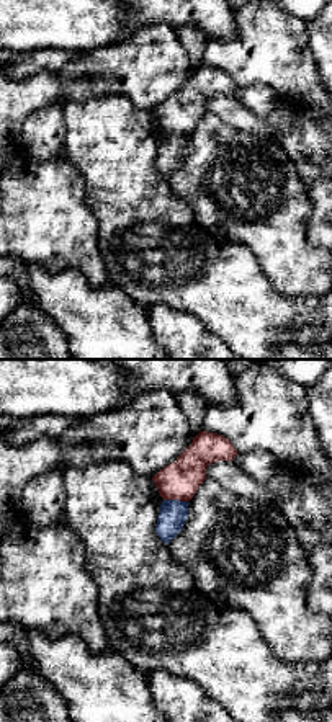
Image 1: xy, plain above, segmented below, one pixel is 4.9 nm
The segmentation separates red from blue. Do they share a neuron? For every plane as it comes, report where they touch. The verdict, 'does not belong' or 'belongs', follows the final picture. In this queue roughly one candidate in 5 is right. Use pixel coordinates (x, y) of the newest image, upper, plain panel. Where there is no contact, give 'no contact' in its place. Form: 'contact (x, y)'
contact (175, 133)

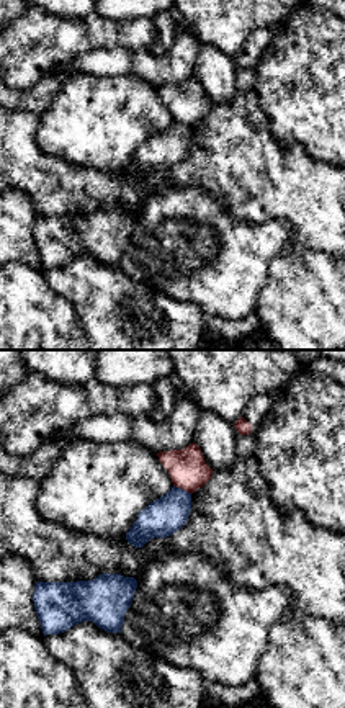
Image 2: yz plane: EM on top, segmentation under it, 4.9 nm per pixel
contact (182, 121)

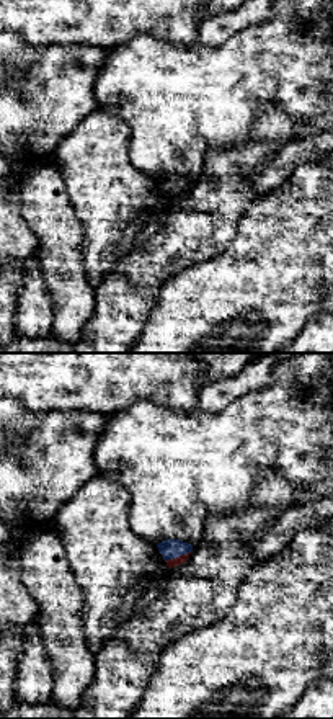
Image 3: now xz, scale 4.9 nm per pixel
contact (177, 192)

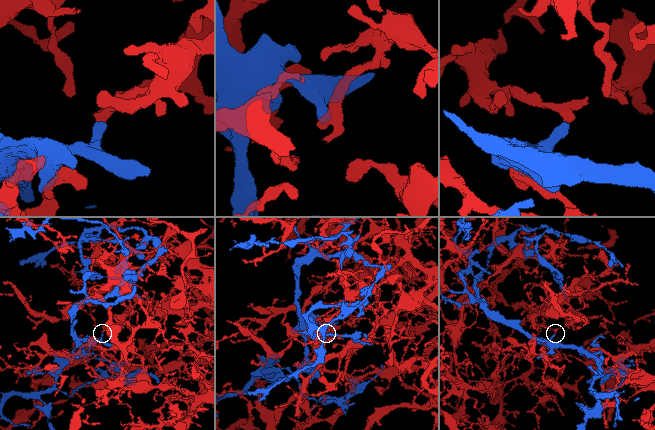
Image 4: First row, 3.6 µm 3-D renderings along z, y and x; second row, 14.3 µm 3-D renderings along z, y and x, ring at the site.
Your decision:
does not belong

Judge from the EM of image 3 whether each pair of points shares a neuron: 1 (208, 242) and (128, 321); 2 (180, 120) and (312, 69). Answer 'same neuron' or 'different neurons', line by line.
1: same neuron
2: same neuron

